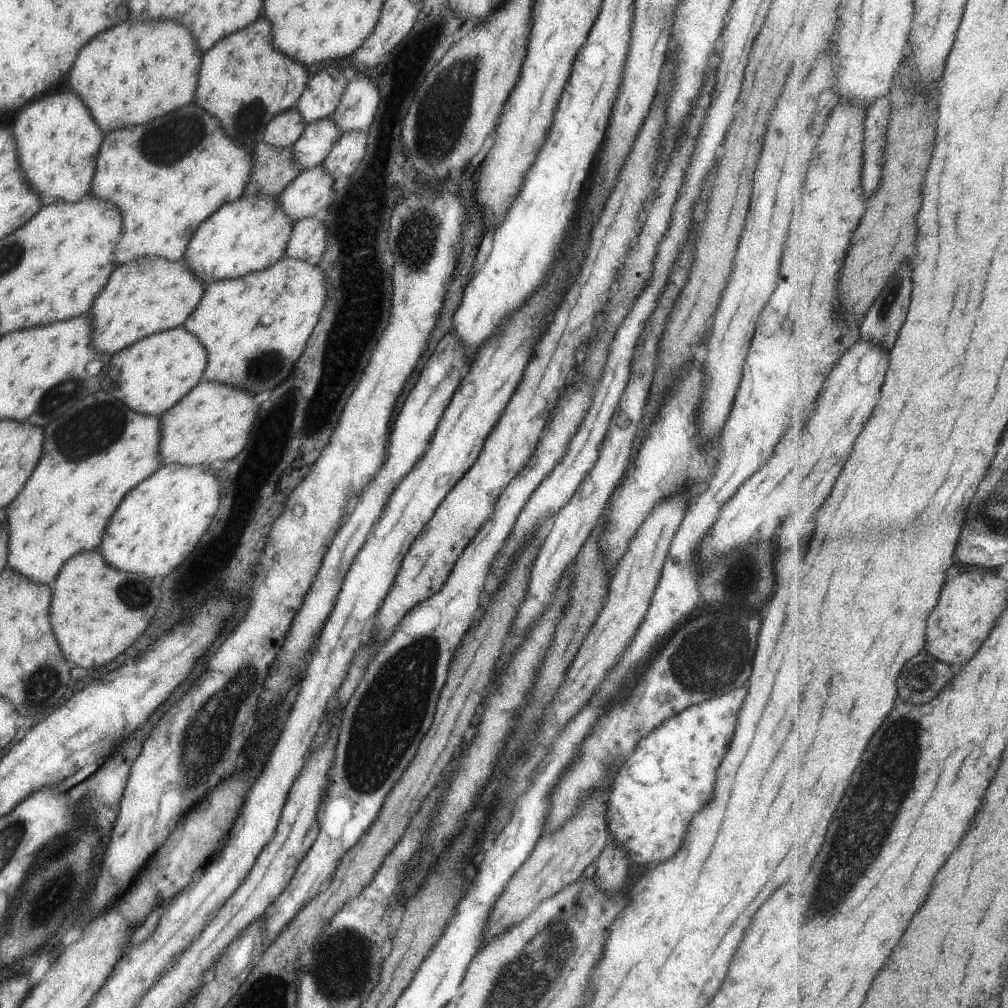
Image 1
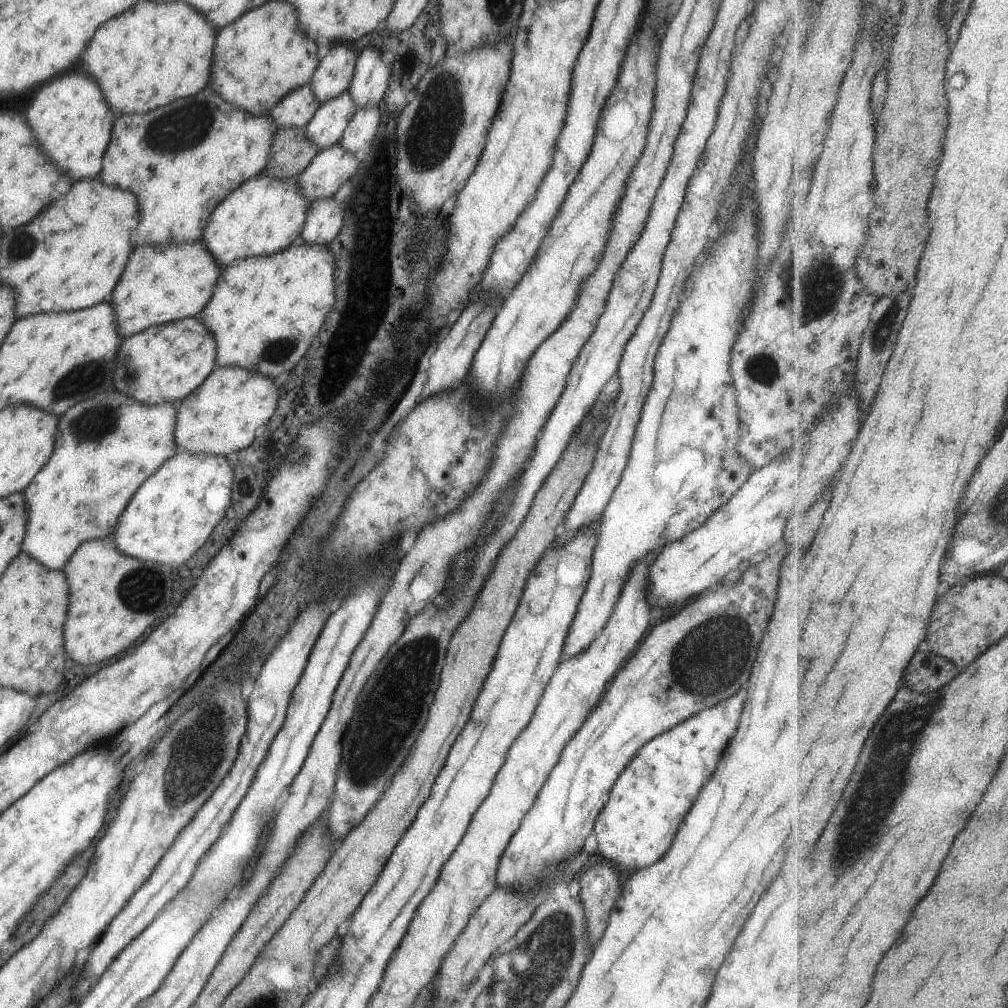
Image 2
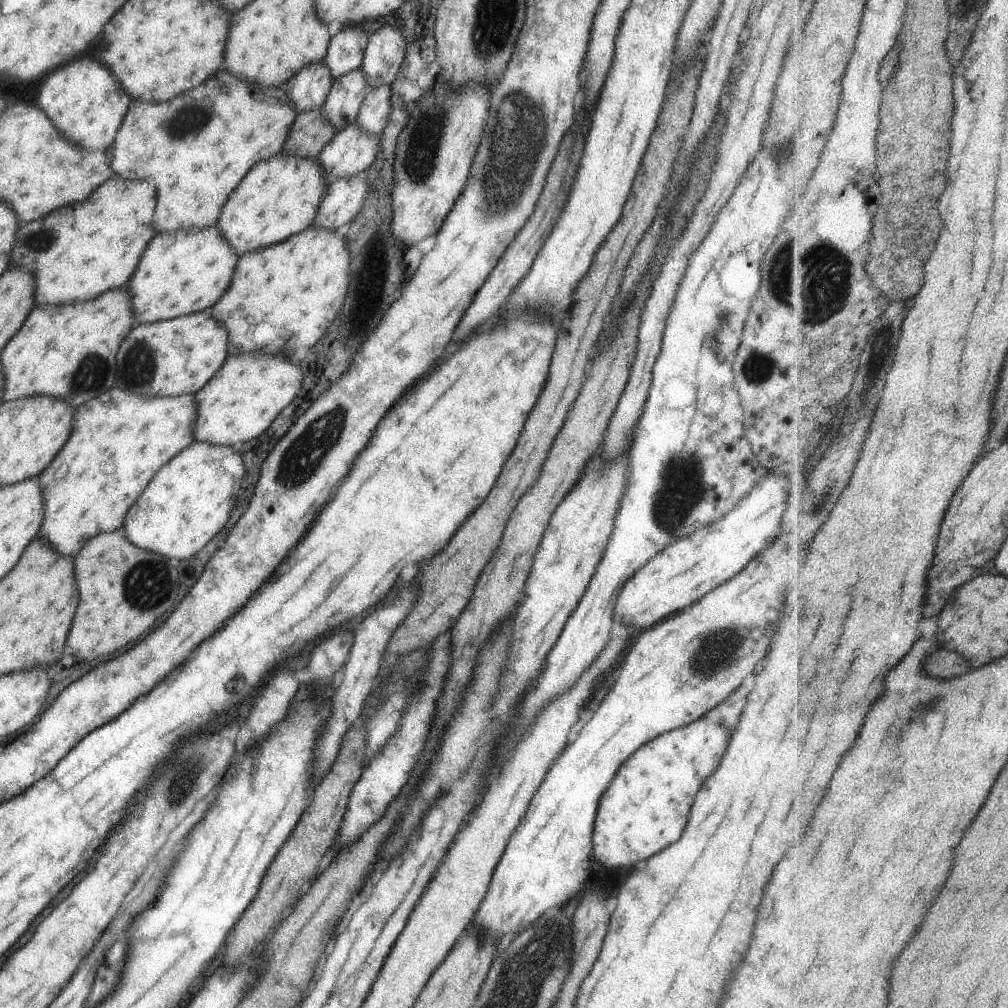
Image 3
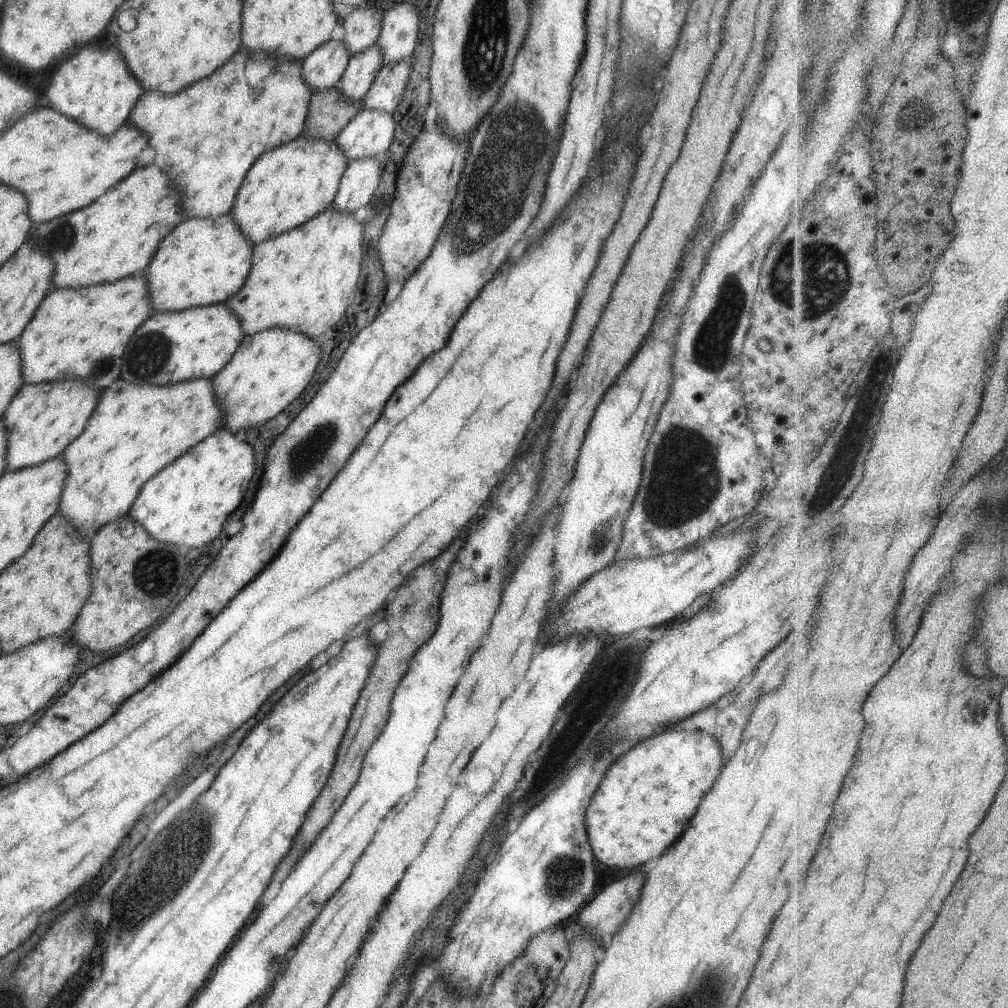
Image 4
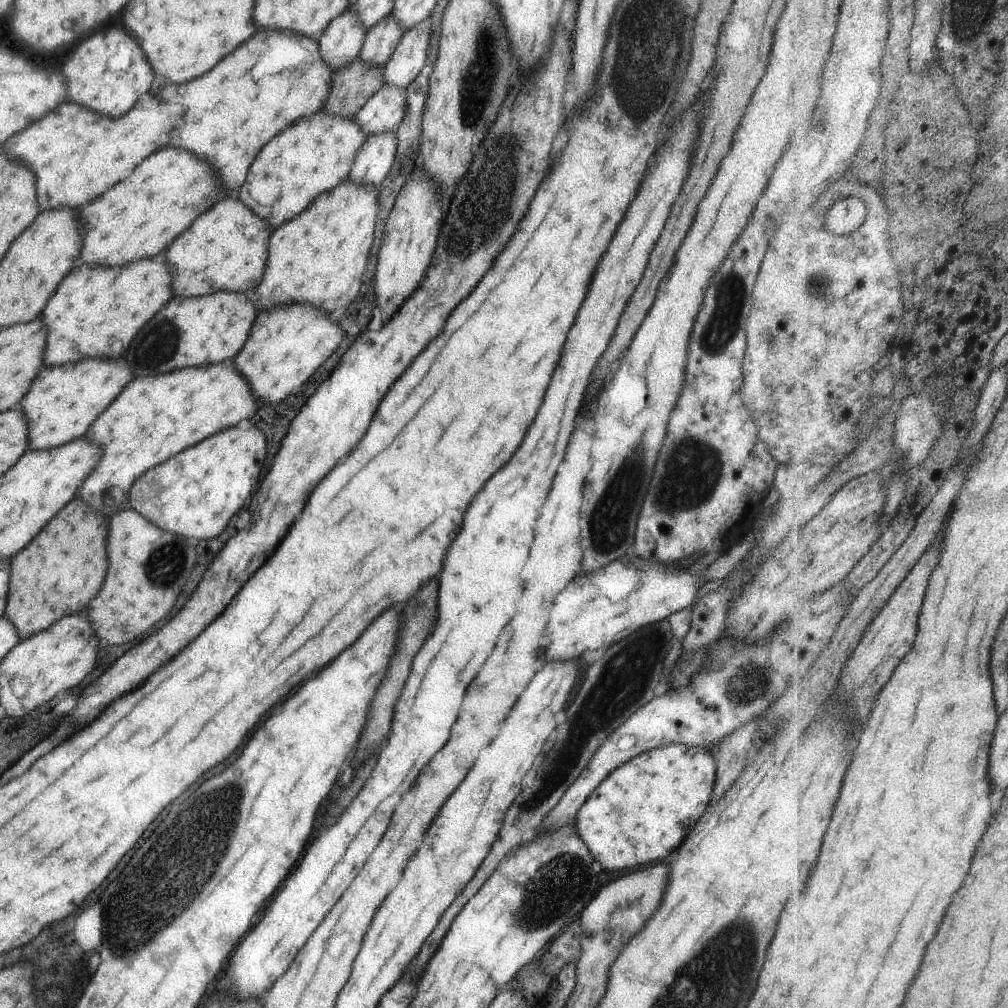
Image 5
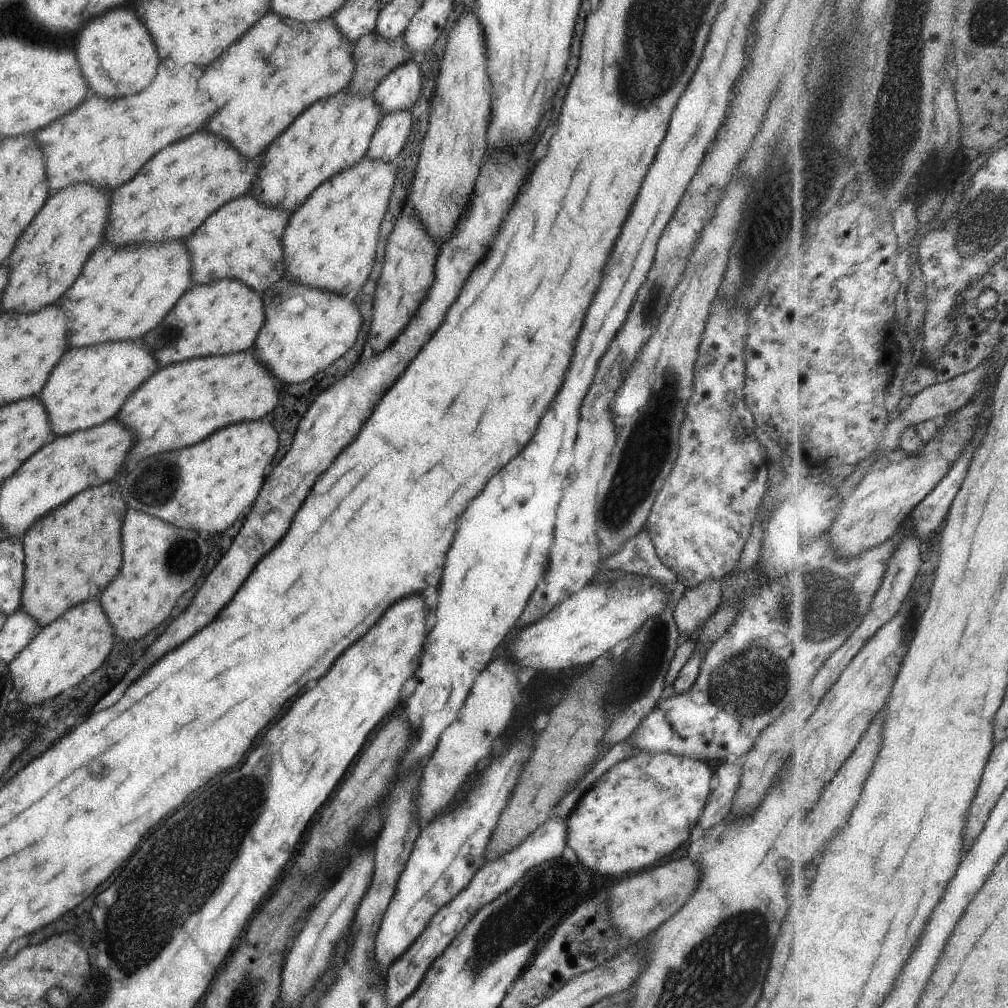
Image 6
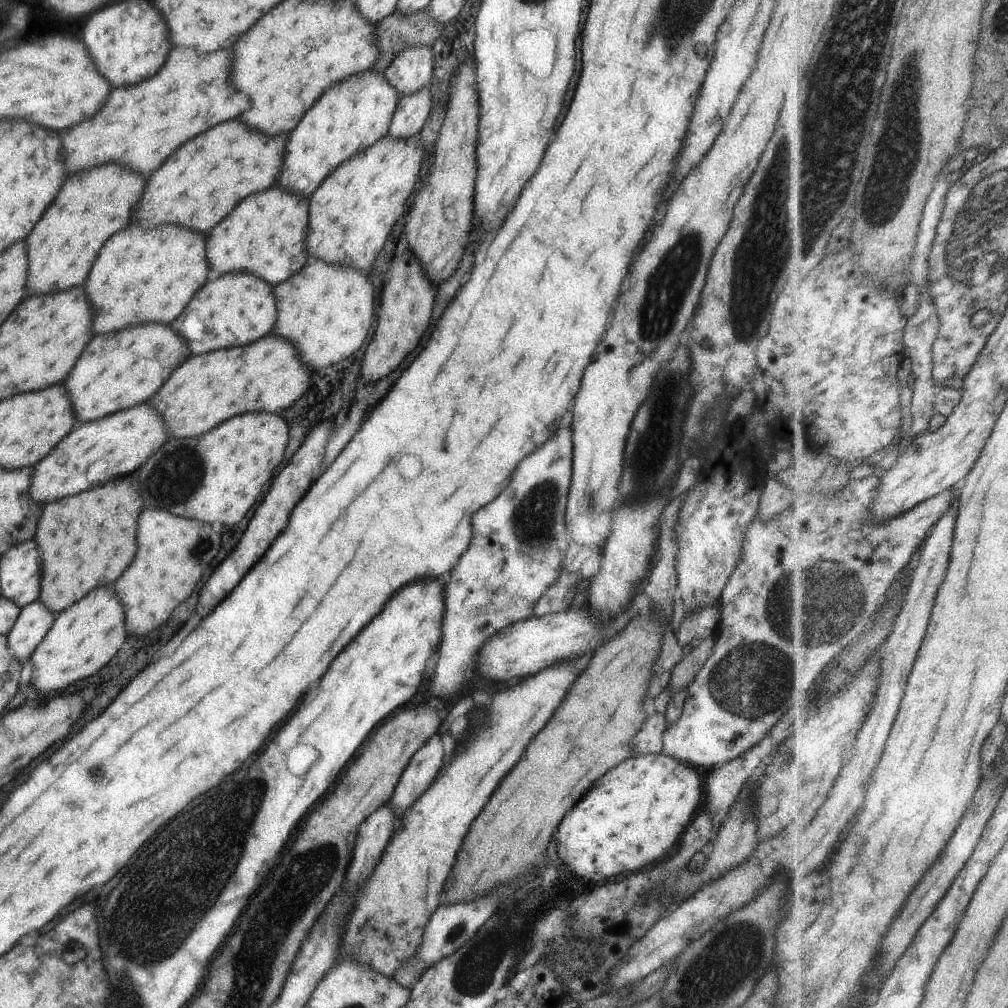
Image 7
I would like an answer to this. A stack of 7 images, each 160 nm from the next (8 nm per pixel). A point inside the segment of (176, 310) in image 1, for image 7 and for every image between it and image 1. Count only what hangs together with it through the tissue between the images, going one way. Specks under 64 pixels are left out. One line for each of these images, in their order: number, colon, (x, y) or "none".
2: (160, 283)
3: (179, 273)
4: (203, 261)
5: (225, 249)
6: (240, 241)
7: (265, 233)

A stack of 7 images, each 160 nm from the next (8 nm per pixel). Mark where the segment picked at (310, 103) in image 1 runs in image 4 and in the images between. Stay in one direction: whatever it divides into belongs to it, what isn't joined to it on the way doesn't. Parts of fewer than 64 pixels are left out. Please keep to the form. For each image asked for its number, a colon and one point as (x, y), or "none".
2: (333, 73)
3: (345, 49)
4: (361, 26)

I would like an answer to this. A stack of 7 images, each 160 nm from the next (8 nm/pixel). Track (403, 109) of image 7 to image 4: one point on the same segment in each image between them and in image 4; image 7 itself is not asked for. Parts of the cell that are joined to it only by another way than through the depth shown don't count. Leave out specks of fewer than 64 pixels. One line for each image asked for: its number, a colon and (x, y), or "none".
4: (357, 183)
5: (371, 163)
6: (392, 131)

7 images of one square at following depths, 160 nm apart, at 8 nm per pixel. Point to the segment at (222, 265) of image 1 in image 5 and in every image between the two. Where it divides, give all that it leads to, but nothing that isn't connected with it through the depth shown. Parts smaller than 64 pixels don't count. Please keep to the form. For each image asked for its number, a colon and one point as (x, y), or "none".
2: (263, 215)
3: (278, 197)
4: (287, 185)
5: (312, 155)

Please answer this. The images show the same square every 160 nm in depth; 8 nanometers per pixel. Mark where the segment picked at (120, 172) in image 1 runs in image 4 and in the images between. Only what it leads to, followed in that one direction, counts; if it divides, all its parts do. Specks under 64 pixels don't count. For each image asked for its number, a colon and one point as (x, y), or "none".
2: (217, 146)
3: (196, 147)
4: (205, 137)

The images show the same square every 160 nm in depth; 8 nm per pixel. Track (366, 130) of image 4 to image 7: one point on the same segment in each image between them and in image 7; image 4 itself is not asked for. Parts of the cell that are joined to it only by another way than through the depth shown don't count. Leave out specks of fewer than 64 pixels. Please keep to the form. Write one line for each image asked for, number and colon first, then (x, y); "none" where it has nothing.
5: (382, 112)
6: (399, 89)
7: (410, 69)

